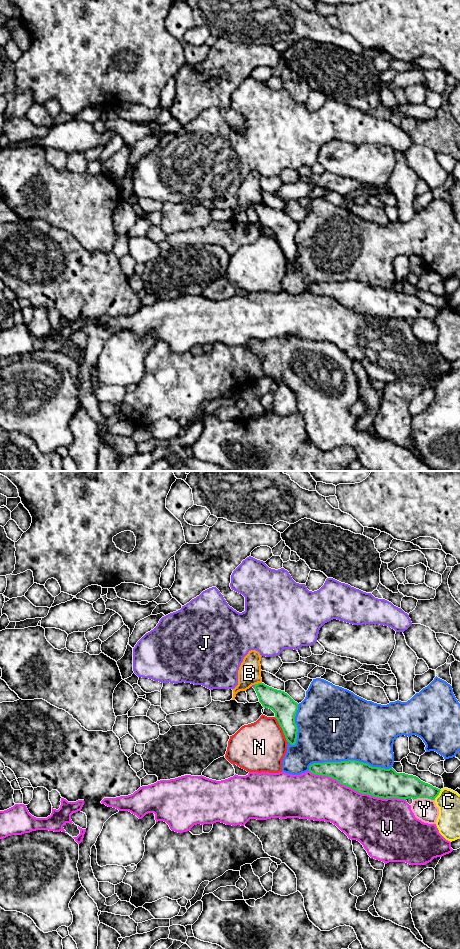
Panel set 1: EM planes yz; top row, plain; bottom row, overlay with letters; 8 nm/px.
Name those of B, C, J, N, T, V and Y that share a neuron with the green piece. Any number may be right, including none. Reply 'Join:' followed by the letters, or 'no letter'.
Join: J

